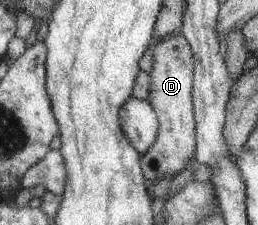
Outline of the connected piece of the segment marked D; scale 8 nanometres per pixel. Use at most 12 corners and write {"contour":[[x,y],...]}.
{"contour":[[152,40],[147,104],[160,128],[141,155],[149,182],[196,152],[192,49]]}

